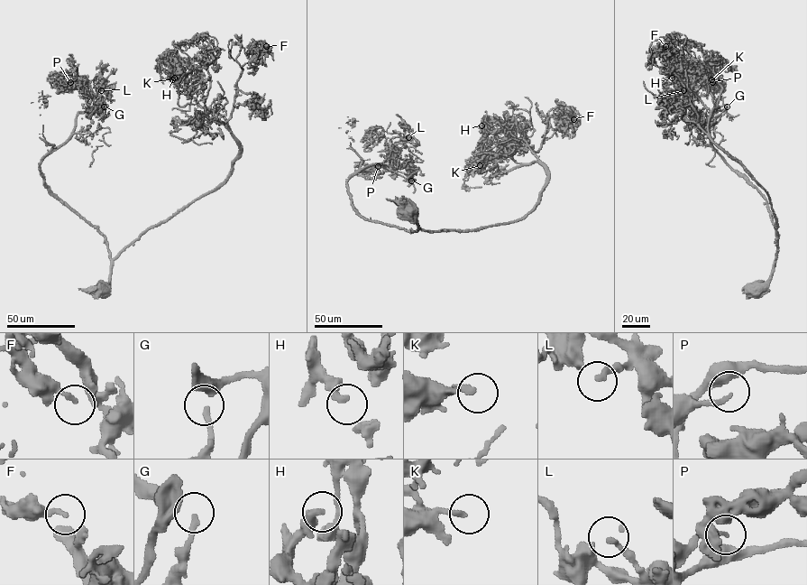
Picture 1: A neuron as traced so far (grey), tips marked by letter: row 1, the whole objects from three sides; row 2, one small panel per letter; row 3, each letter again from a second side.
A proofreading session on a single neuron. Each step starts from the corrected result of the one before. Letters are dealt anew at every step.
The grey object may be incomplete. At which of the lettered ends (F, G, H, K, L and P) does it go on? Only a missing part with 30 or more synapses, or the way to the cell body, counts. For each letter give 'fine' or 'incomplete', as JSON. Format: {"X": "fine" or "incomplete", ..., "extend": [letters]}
{"F": "fine", "G": "fine", "H": "fine", "K": "fine", "L": "fine", "P": "fine", "extend": []}

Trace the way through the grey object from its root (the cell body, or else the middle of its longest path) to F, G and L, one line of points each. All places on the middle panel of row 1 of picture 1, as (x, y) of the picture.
F: (412, 212), (431, 231), (521, 219), (547, 178), (532, 152), (550, 125), (548, 112), (561, 105), (573, 119)
G: (412, 212), (417, 231), (367, 220), (354, 209), (347, 187), (353, 176), (375, 163), (382, 163), (411, 181)
L: (412, 212), (417, 231), (367, 220), (347, 187), (371, 165), (395, 170), (398, 156), (422, 162), (408, 137)

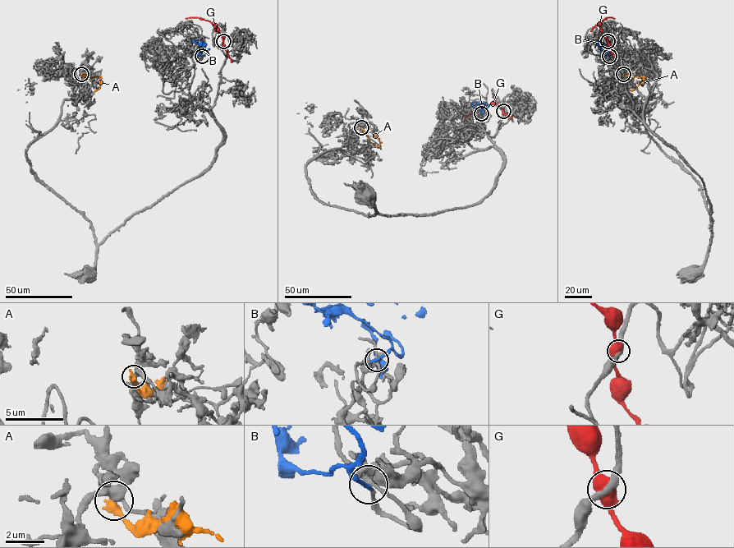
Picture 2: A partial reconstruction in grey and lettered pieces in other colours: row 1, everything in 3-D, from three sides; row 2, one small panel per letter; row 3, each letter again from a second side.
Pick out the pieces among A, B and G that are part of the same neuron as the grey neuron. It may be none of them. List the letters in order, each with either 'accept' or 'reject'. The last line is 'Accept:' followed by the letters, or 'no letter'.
A: reject
B: accept
G: reject
Accept: B

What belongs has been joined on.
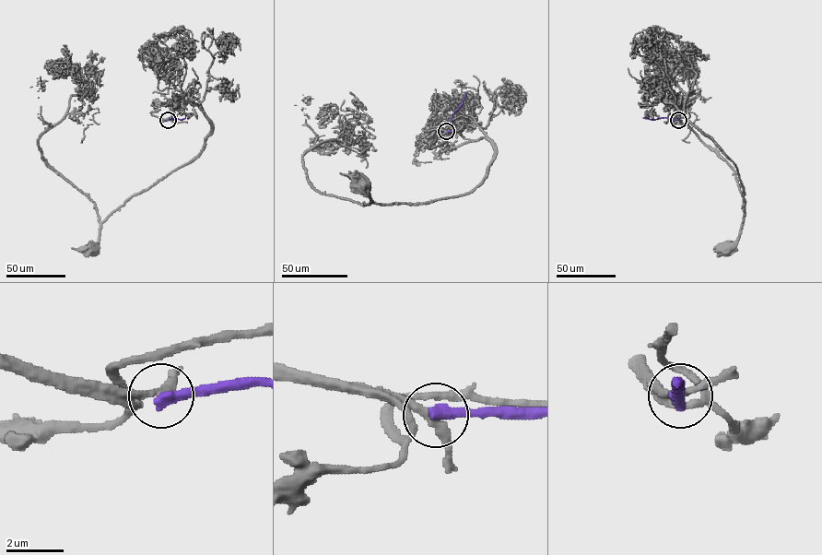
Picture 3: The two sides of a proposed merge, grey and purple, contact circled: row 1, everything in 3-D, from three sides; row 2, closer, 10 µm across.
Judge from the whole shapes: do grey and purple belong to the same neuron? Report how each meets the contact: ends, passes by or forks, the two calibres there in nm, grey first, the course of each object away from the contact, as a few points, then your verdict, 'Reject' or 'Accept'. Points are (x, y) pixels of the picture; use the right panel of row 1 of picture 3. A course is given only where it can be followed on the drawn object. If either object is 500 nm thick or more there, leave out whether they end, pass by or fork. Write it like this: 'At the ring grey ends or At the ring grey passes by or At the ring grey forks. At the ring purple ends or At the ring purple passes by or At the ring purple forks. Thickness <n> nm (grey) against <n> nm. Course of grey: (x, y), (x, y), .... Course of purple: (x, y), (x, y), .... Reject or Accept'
At the ring grey passes by. At the ring purple ends. Thickness 240 nm (grey) against 440 nm. Course of grey: (678, 120), (673, 111), (684, 92), (685, 116), (736, 168), (743, 190), (743, 222), (739, 239), (727, 250). Course of purple: (678, 120), (643, 117). Reject

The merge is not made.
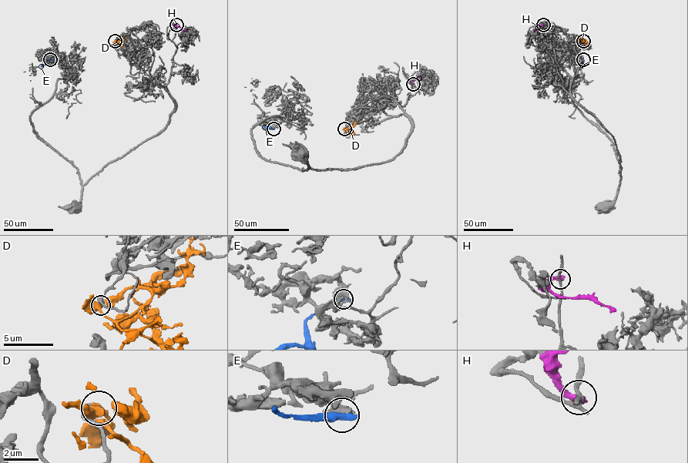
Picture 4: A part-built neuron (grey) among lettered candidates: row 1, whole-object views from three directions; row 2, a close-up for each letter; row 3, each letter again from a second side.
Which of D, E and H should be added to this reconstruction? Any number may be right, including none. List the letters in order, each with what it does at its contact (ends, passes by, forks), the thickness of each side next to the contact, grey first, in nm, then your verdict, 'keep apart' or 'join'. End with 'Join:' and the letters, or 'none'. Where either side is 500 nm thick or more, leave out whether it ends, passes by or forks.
D: it passes by; calibres 240 and 200 nm; join
E: it ends; calibres 360 and 440 nm; keep apart
H: it ends; calibres 240 and 460 nm; keep apart
Join: D

